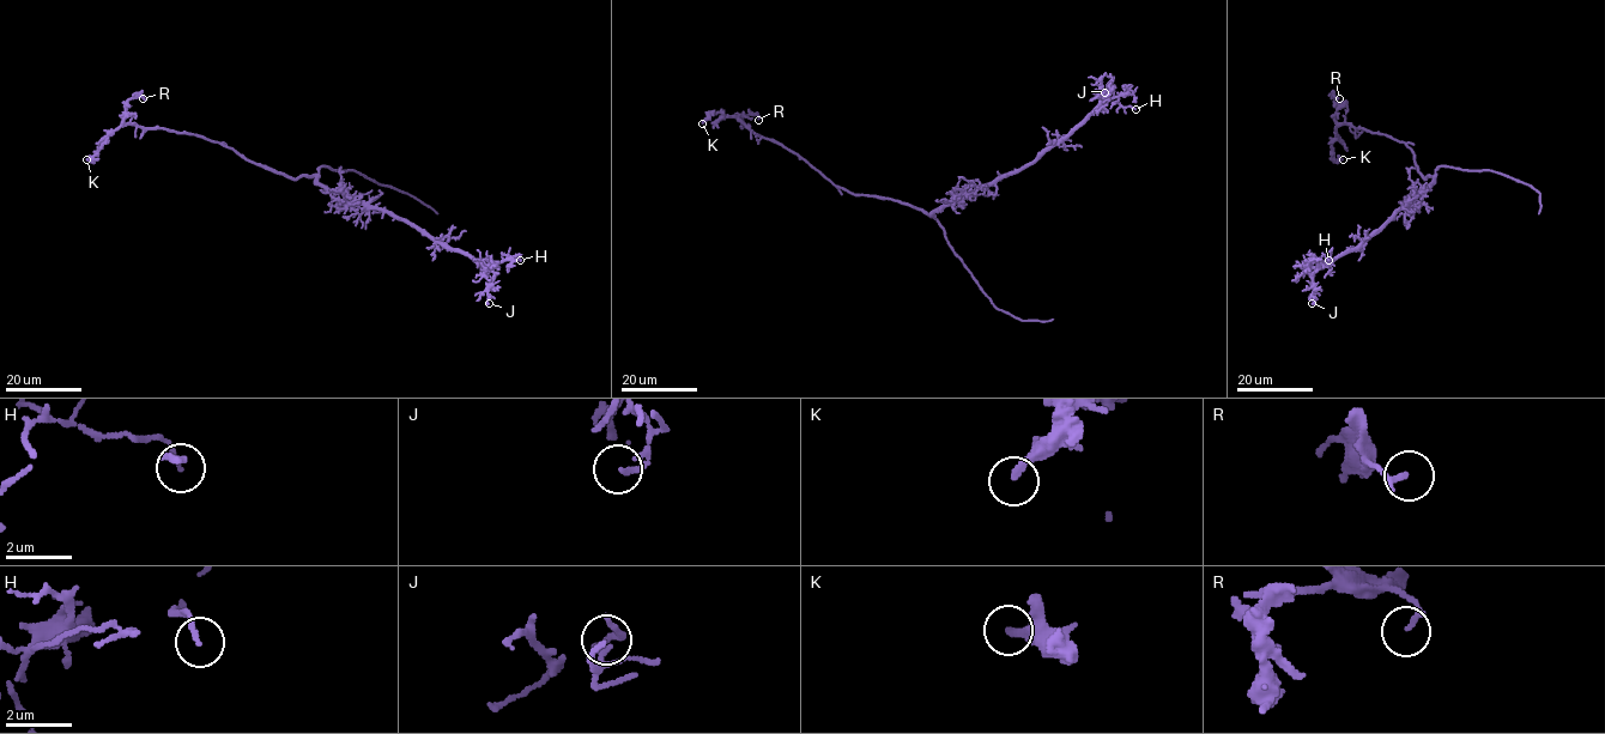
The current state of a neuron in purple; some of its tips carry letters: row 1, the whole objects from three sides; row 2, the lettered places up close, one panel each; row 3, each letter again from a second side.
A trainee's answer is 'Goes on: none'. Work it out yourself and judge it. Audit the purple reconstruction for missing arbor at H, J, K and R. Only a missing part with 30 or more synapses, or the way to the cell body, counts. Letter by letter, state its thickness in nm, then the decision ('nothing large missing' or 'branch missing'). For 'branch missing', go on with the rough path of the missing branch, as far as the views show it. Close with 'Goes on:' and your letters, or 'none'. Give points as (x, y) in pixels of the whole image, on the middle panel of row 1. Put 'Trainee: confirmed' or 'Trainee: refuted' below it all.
H: 120 nm | nothing large missing
J: 140 nm | nothing large missing
K: 200 nm | nothing large missing
R: 170 nm | nothing large missing
Goes on: none
Trainee: confirmed

